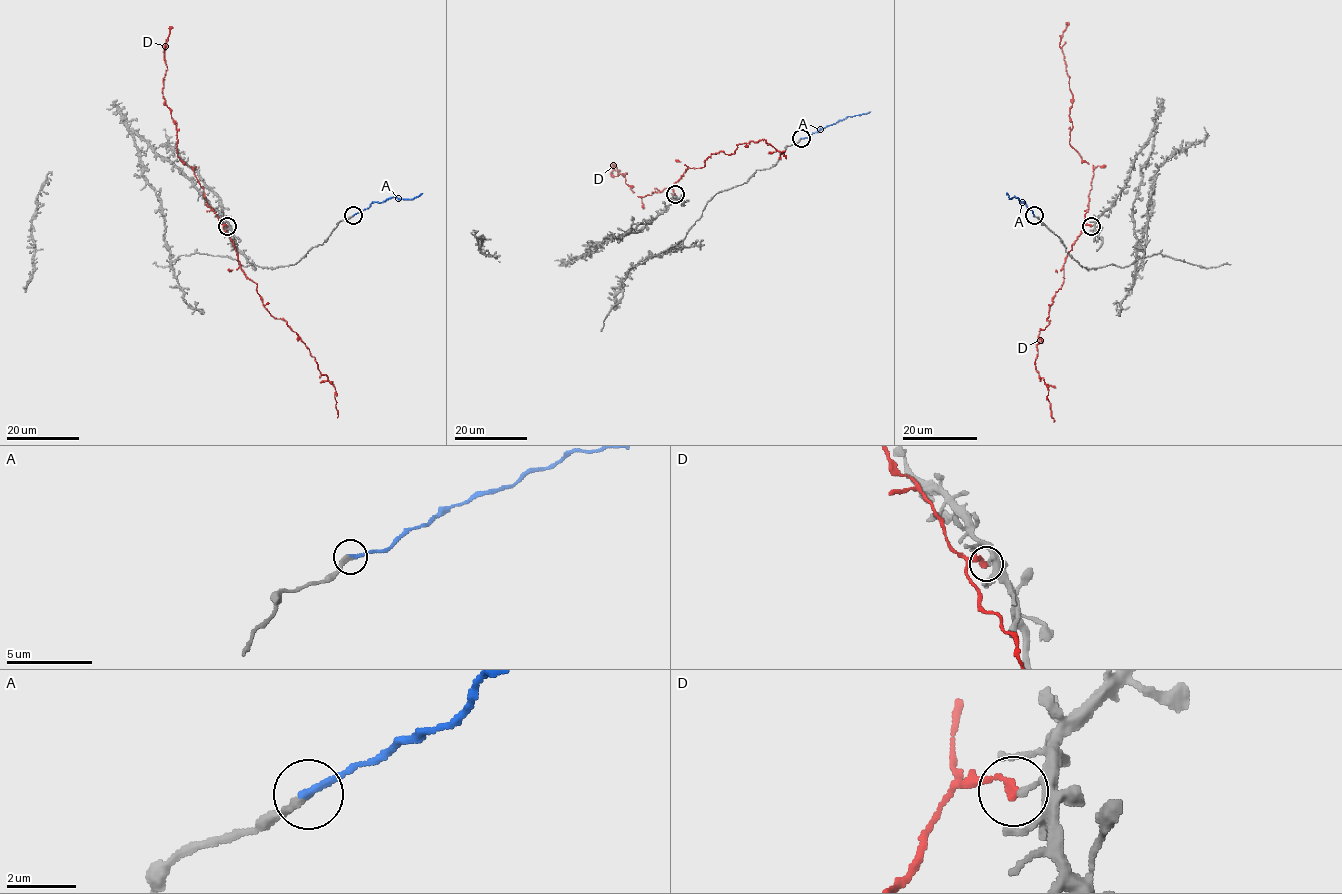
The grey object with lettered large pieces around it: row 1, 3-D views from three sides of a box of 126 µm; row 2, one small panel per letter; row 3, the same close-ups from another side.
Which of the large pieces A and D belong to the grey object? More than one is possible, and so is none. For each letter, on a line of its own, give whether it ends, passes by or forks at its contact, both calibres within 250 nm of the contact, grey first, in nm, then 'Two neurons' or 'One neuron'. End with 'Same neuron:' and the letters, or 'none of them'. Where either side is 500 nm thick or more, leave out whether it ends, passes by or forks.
A: It ends there. Thickness 280 nm (grey) against 240 nm. One neuron
D: It ends there. Thickness 180 nm (grey) against 240 nm. Two neurons
Same neuron: A

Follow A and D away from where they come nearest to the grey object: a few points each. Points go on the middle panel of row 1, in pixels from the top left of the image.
A: (801, 139), (848, 116), (870, 111)
D: (675, 194), (671, 187), (688, 167), (703, 167), (712, 154), (732, 154), (738, 144), (764, 140), (785, 158)

